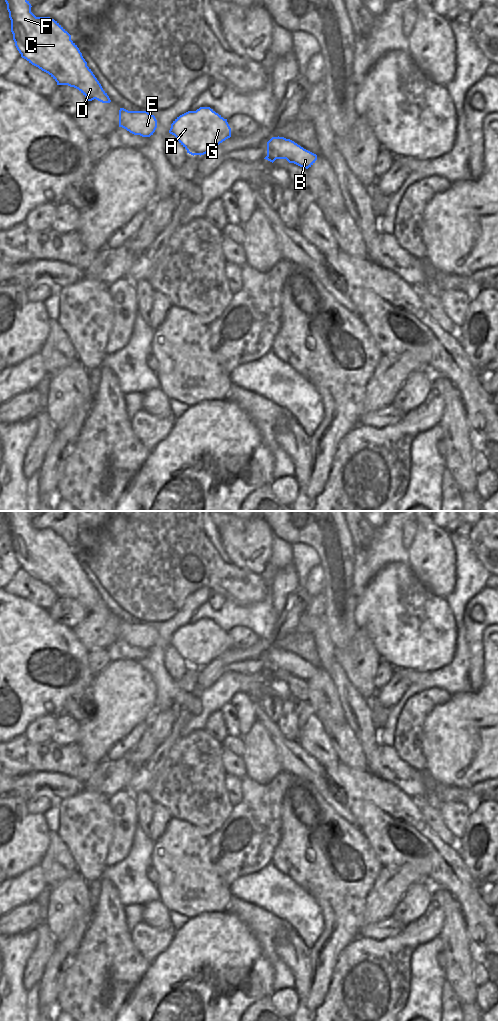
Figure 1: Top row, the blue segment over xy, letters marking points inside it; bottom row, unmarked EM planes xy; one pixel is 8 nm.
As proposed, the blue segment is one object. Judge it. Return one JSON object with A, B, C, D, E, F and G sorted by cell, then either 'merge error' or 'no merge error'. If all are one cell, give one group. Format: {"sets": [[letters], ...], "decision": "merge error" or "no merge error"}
{"sets": [["A", "B", "C", "D", "E", "F", "G"]], "decision": "no merge error"}

